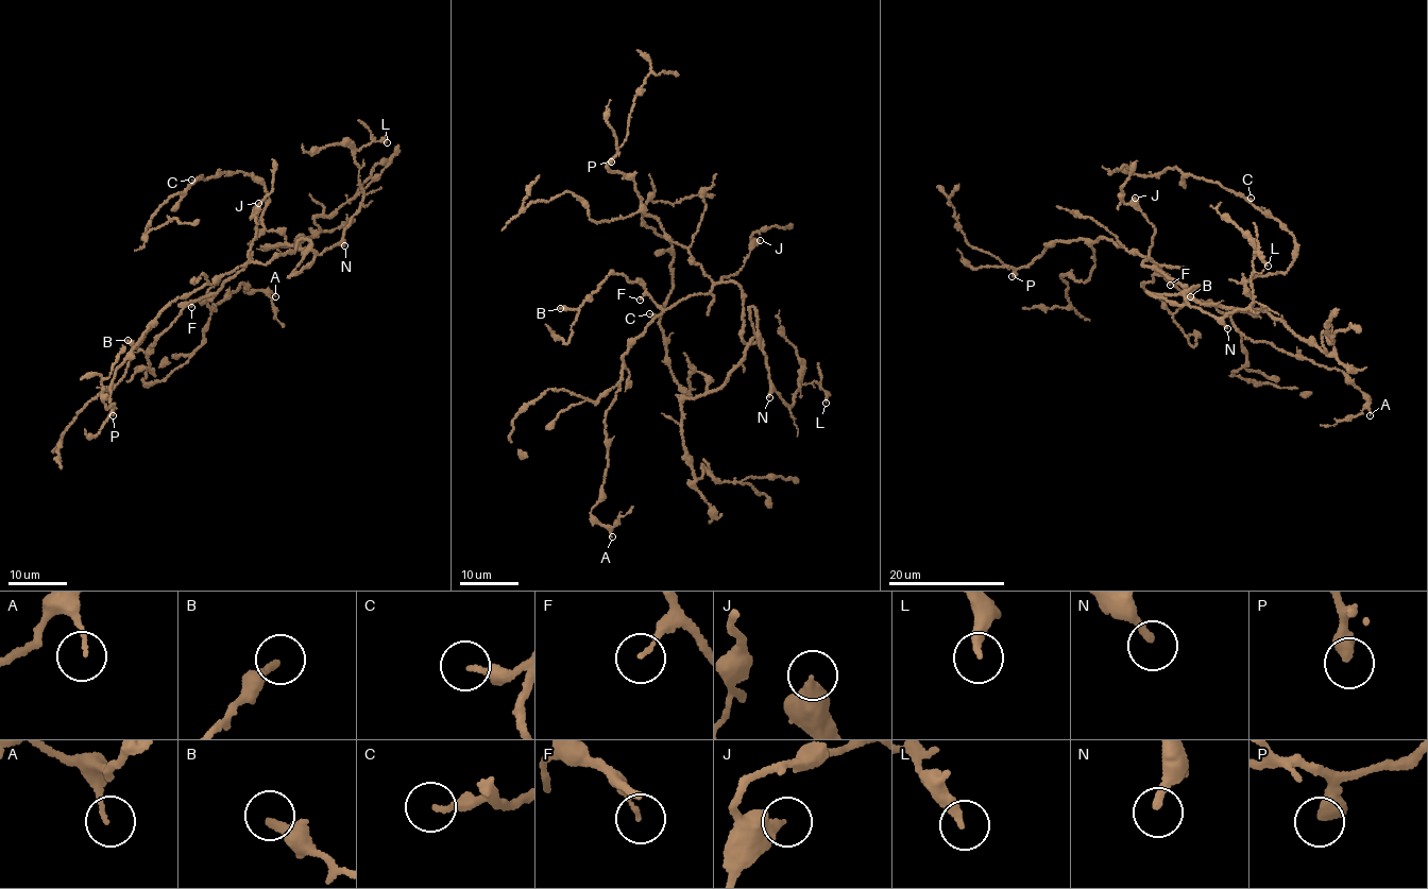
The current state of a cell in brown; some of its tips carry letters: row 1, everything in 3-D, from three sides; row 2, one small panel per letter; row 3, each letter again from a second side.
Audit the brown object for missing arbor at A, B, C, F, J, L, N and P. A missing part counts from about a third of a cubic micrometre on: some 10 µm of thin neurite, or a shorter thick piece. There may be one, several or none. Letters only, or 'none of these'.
N

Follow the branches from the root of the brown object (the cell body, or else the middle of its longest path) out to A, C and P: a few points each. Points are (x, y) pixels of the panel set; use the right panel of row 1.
A: (1186, 291), (1197, 286), (1142, 265), (1149, 258), (1254, 341), (1341, 371), (1370, 415)
C: (1186, 291), (1197, 302), (1243, 311), (1252, 306), (1245, 283), (1287, 270), (1297, 249), (1292, 236), (1251, 198)
P: (1186, 291), (1197, 286), (1184, 288), (1142, 265), (1150, 258), (1105, 238), (1059, 240), (1012, 276)

